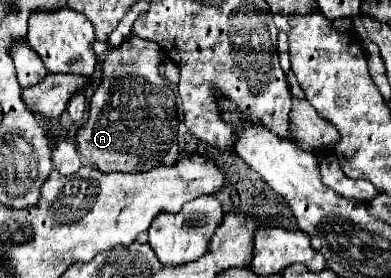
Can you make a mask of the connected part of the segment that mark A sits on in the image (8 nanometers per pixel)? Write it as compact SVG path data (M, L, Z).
M129 36L121 46L117 46L115 50L111 50L111 54L107 54L105 62L103 62L103 74L101 74L101 84L99 88L95 90L93 98L91 98L91 104L89 104L89 120L77 130L77 150L79 154L83 156L83 160L91 166L95 166L97 170L101 172L145 172L145 170L151 170L151 168L157 168L159 164L175 164L177 162L177 156L179 156L179 150L177 150L177 106L175 106L175 94L169 86L169 82L165 78L159 76L157 72L157 66L161 62L161 48L157 42L151 42L151 40L143 40L143 38L135 38L135 36Z

